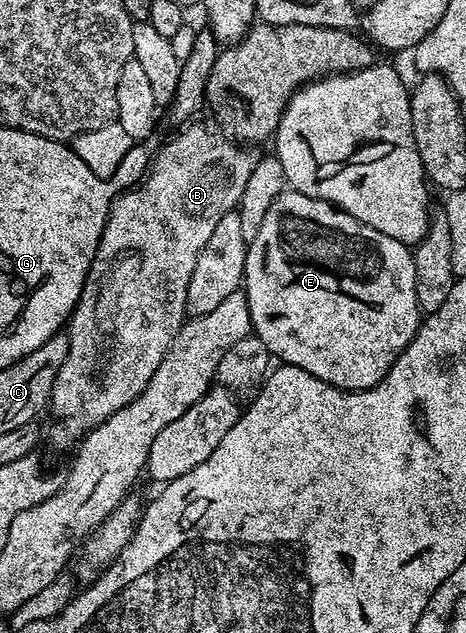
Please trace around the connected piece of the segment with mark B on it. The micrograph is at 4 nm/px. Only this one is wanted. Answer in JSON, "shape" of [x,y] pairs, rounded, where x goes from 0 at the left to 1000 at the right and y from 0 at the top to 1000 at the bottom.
{"shape":[[[410,194],[399,199],[341,243],[333,248],[333,256],[324,261],[324,275],[300,289],[292,299],[281,299],[275,305],[264,305],[255,313],[240,316],[234,324],[230,351],[221,360],[221,370],[212,379],[212,389],[204,398],[200,415],[187,430],[187,439],[178,449],[174,466],[165,472],[161,488],[139,515],[139,524],[148,536],[148,561],[139,561],[139,573],[131,573],[131,586],[122,586],[122,599],[114,605],[109,632],[105,635],[105,652],[118,657],[118,673],[109,678],[109,697],[118,703],[152,703],[187,689],[195,679],[208,676],[219,665],[234,662],[260,643],[285,637],[311,618],[320,599],[328,599],[328,586],[354,567],[354,555],[367,547],[367,539],[376,534],[376,524],[393,515],[401,491],[401,461],[406,460],[406,441],[414,441],[414,422],[423,422],[423,409],[440,390],[440,382],[448,371],[457,371],[457,363],[466,359],[466,351],[474,348],[474,340],[498,335],[511,325],[517,308],[526,302],[526,289],[534,289],[534,276],[543,270],[549,250],[536,248],[528,242],[519,227],[506,226],[485,209],[468,202],[451,204],[444,197],[418,197]]]}

